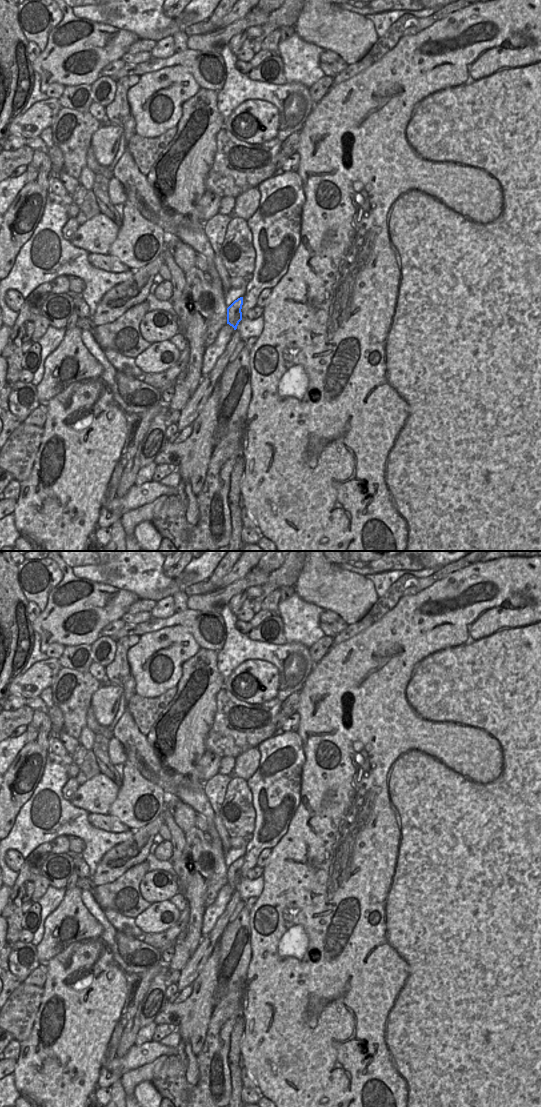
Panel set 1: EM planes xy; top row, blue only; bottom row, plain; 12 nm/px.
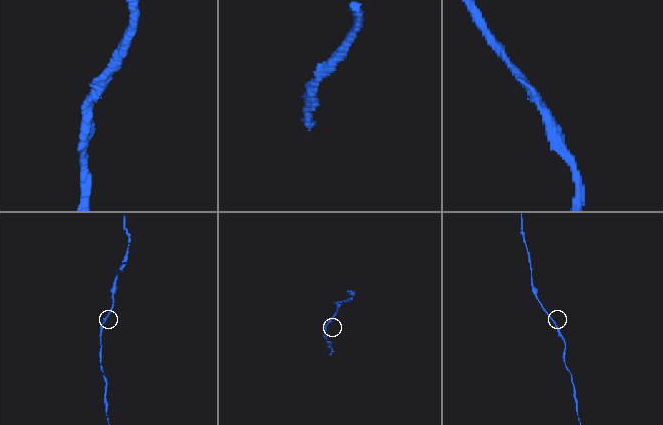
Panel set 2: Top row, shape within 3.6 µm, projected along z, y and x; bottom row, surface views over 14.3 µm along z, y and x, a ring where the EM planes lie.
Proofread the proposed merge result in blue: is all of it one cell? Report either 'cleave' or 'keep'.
keep

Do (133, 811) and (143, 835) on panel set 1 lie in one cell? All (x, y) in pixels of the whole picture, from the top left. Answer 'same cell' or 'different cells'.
different cells

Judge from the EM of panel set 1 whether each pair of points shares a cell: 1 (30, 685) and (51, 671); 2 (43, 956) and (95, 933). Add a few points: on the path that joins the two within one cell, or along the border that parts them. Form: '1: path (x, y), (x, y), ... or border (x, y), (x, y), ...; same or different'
1: path (35, 680), (46, 671); same
2: path (50, 936), (66, 914), (77, 906), (79, 913); same

